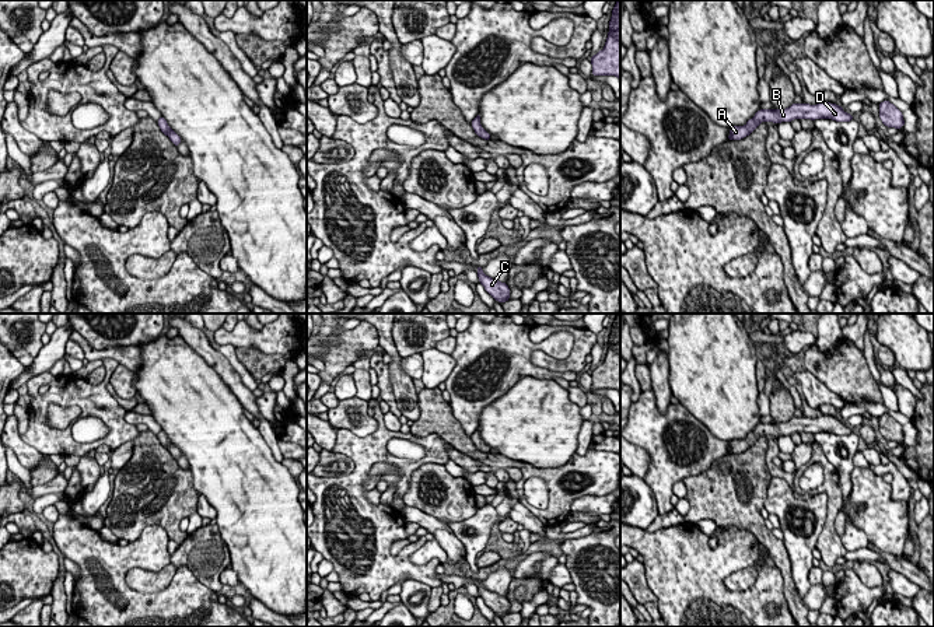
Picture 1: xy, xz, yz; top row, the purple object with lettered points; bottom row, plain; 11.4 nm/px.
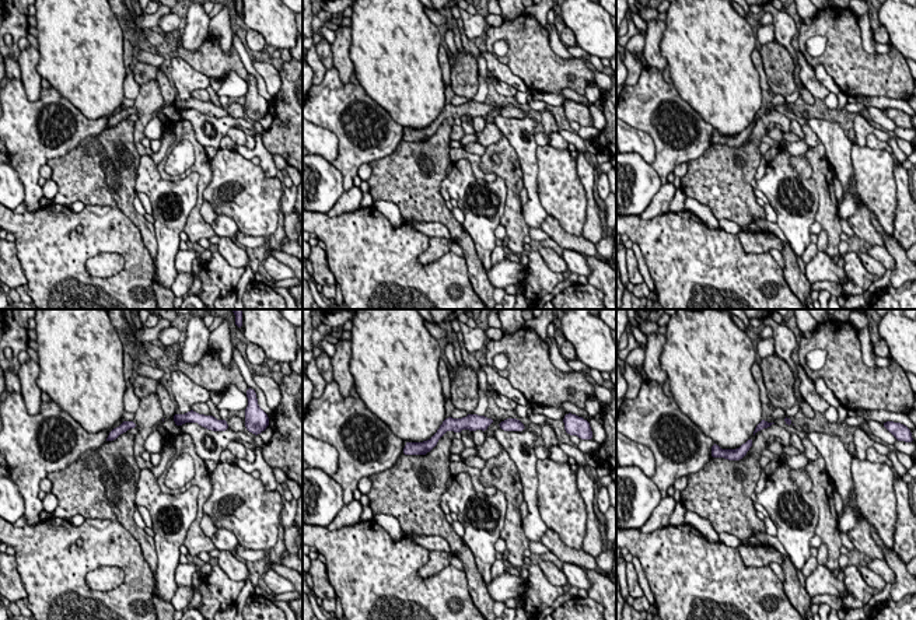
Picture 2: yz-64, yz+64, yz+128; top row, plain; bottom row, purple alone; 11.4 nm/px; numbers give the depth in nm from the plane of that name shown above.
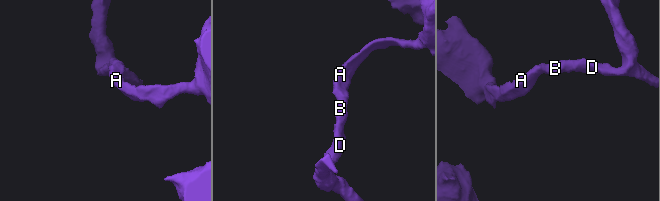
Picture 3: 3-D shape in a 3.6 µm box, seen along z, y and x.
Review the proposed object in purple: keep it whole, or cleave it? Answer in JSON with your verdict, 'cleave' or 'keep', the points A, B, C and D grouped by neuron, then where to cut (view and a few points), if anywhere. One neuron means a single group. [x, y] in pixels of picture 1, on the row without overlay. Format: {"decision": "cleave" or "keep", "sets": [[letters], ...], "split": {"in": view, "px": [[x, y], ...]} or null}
{"decision": "keep", "sets": [["A", "B", "C", "D"]], "split": null}

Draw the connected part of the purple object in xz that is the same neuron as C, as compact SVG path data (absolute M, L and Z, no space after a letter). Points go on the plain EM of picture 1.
M480 579L478 581L478 591L479 596L485 600L485 603L494 612L494 614L499 614L500 617L506 616L510 613L510 602L506 596L501 596L496 592L492 592L486 589Z

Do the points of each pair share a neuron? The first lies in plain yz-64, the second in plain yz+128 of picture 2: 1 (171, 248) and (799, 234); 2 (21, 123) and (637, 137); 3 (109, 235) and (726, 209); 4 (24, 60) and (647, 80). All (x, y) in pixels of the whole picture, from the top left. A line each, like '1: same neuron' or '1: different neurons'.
1: same neuron
2: different neurons
3: different neurons
4: different neurons

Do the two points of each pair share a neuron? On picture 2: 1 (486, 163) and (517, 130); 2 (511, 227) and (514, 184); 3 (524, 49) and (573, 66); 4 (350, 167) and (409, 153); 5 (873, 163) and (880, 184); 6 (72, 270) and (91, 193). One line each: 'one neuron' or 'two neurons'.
1: two neurons
2: one neuron
3: one neuron
4: two neurons
5: one neuron
6: two neurons

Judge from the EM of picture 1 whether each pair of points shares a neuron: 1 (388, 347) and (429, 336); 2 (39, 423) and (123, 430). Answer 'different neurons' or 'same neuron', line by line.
1: different neurons
2: same neuron

